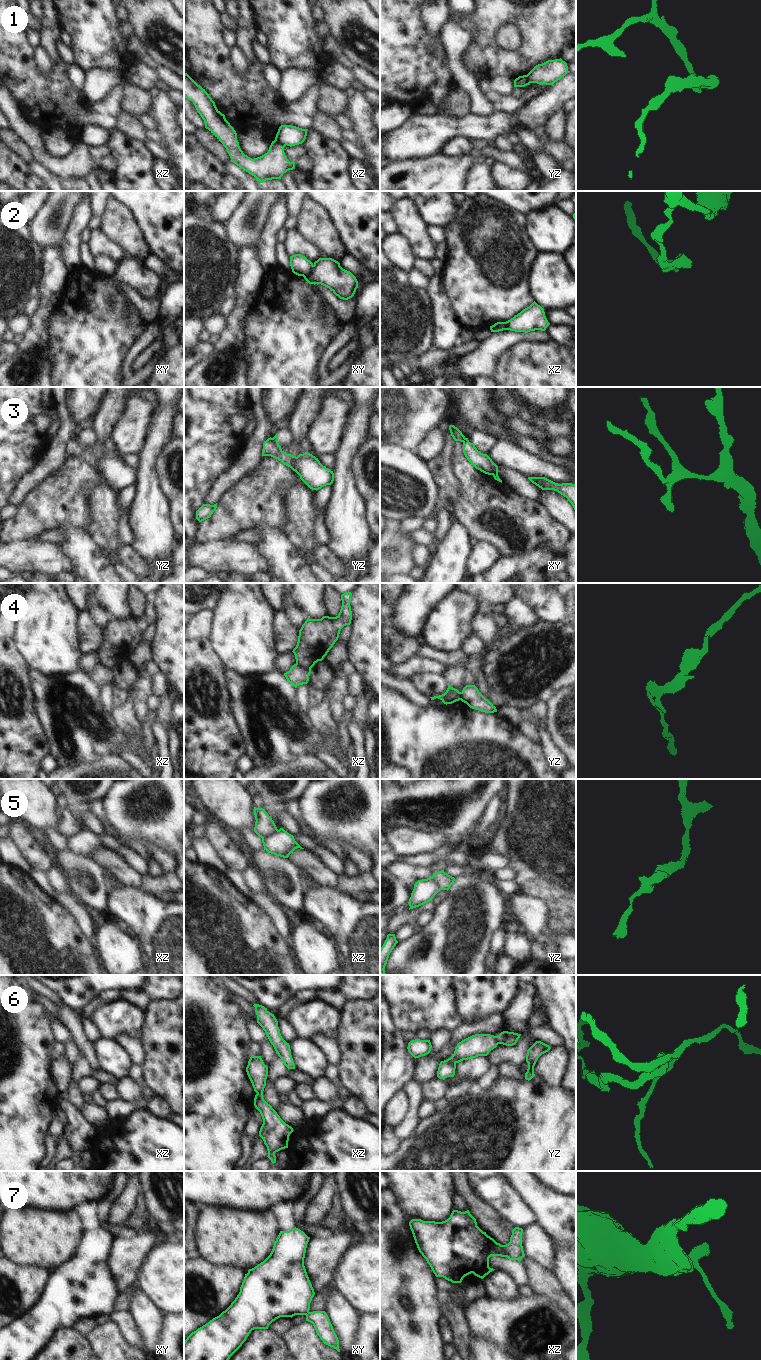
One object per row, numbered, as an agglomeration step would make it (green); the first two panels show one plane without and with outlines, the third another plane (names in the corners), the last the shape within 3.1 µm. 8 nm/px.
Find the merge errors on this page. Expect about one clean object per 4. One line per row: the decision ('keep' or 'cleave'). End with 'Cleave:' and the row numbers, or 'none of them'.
1: cleave
2: cleave
3: cleave
4: cleave
5: cleave
6: cleave
7: cleave
Cleave: 1, 2, 3, 4, 5, 6, 7

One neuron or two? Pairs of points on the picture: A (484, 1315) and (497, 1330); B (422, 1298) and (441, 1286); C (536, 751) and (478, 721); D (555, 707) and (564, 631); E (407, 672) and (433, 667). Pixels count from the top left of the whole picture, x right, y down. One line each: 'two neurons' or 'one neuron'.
A: one neuron
B: two neurons
C: one neuron
D: two neurons
E: one neuron

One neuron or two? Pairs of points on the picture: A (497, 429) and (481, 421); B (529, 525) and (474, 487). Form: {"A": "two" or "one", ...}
{"A": "one", "B": "one"}

